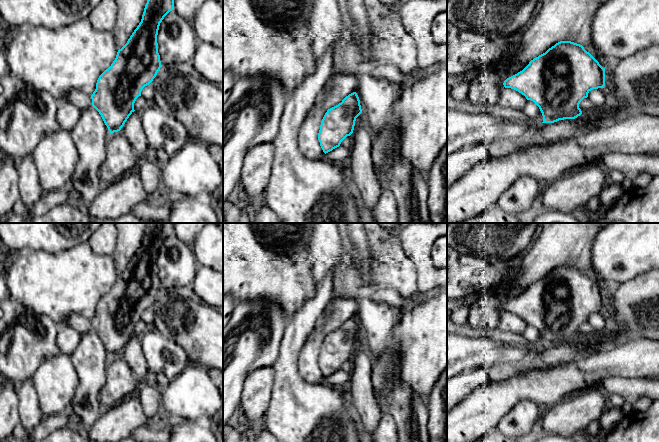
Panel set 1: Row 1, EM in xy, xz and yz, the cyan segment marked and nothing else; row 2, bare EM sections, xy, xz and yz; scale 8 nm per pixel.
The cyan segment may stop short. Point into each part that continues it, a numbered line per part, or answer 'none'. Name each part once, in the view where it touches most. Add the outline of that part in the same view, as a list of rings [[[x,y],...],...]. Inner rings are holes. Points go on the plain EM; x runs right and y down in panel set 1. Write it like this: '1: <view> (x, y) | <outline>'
none

